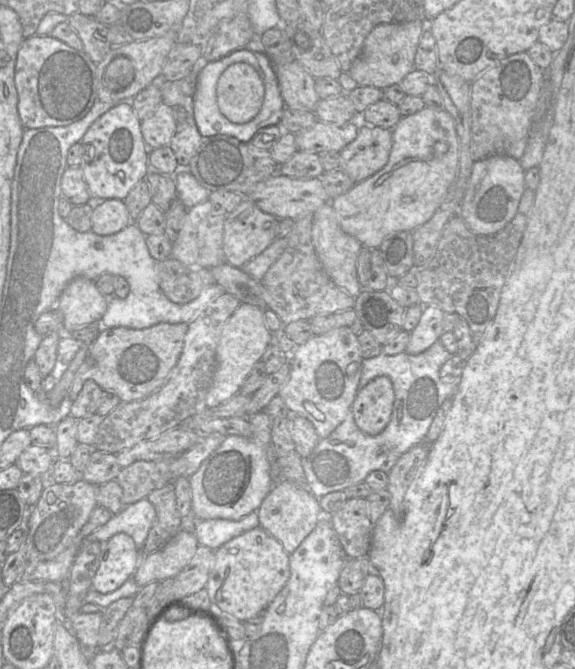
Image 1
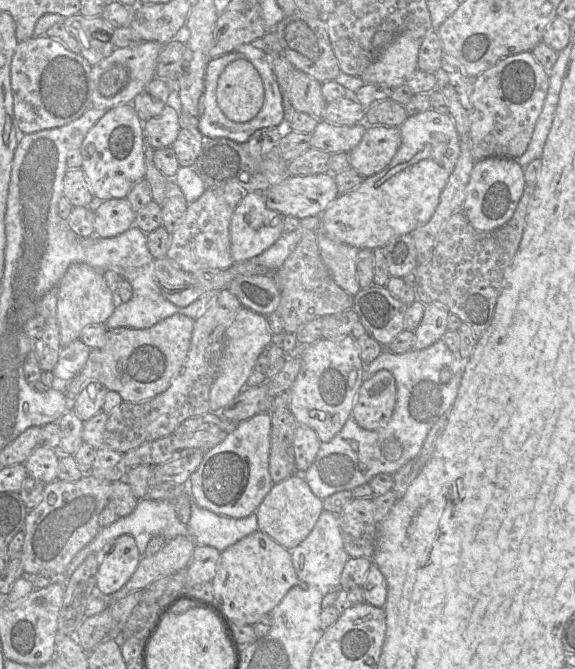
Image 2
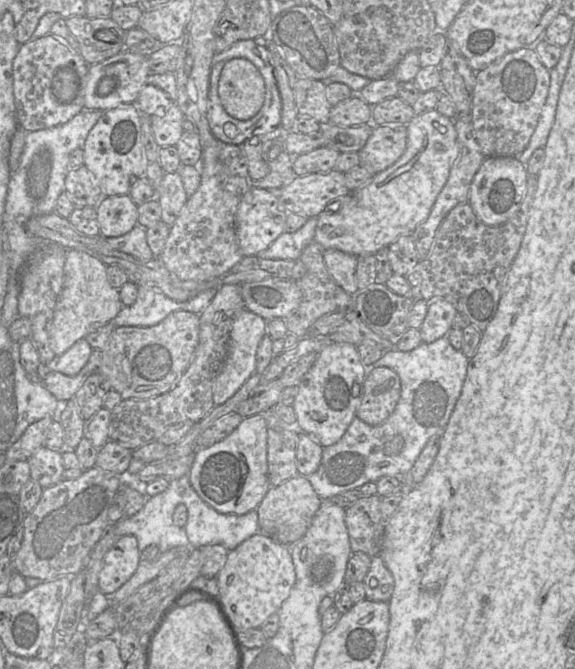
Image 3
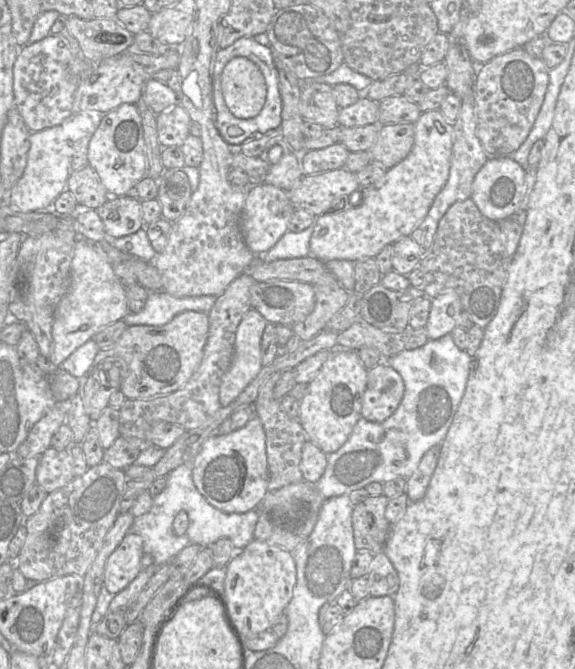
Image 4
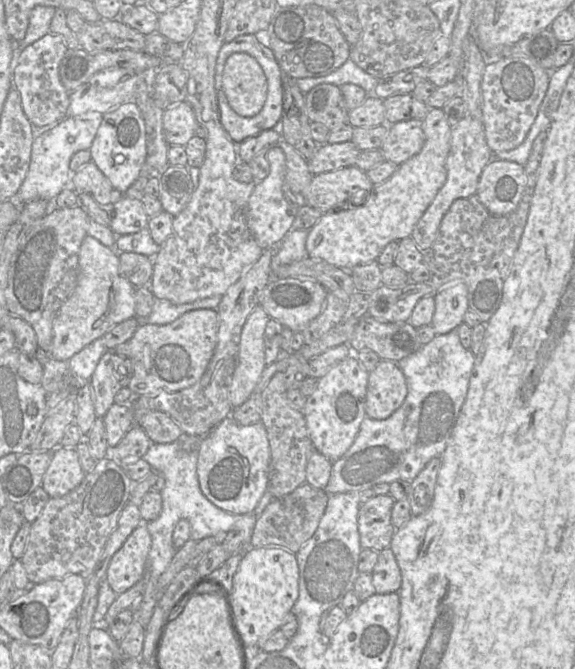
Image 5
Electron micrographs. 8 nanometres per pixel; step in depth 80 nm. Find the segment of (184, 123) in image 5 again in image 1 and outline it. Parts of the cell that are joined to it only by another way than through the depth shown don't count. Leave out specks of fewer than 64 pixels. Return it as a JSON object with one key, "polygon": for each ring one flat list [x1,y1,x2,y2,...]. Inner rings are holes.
{"polygon":[[161,103,148,119,141,121,141,133,147,147,156,149,169,146,176,126,172,108]]}

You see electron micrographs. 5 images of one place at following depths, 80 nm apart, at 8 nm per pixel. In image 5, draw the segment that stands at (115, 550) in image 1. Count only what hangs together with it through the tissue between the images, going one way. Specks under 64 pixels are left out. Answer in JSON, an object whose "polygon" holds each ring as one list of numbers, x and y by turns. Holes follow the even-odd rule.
{"polygon":[[146,523,134,529,110,560,106,578,117,595,127,591,144,575,152,543]]}

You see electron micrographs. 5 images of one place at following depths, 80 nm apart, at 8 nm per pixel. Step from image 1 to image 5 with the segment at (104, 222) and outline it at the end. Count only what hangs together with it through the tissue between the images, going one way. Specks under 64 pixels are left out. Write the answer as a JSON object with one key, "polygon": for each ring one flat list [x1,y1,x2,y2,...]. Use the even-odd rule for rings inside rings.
{"polygon":[[116,194,112,203,102,207,109,214,109,227,116,236,134,234,148,228,150,218,145,213,140,196]]}

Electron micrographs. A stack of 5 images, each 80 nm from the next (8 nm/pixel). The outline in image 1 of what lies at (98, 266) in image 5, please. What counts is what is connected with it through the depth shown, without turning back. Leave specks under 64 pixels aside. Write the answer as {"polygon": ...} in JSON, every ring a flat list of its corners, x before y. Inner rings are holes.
{"polygon":[[74,278,53,308,62,317,62,332,70,335,79,327,99,322,107,310,108,298,98,291,95,281]]}

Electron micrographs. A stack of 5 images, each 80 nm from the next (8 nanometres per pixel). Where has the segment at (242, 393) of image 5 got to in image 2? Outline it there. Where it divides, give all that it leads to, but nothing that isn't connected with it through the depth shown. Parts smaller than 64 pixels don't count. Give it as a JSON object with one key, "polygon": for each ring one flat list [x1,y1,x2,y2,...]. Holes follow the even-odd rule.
{"polygon":[[241,307,225,331,225,344,220,367,210,390,211,412,220,412,246,387,257,358,267,349,271,340,272,334,267,327,266,316]]}

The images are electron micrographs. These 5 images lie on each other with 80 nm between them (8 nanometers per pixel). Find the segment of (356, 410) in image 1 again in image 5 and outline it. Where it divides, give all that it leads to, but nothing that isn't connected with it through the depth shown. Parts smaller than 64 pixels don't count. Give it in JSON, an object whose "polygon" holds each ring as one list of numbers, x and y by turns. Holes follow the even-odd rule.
{"polygon":[[380,360,369,372,365,412,369,418,384,420,403,404,408,393,405,375,397,362]]}

